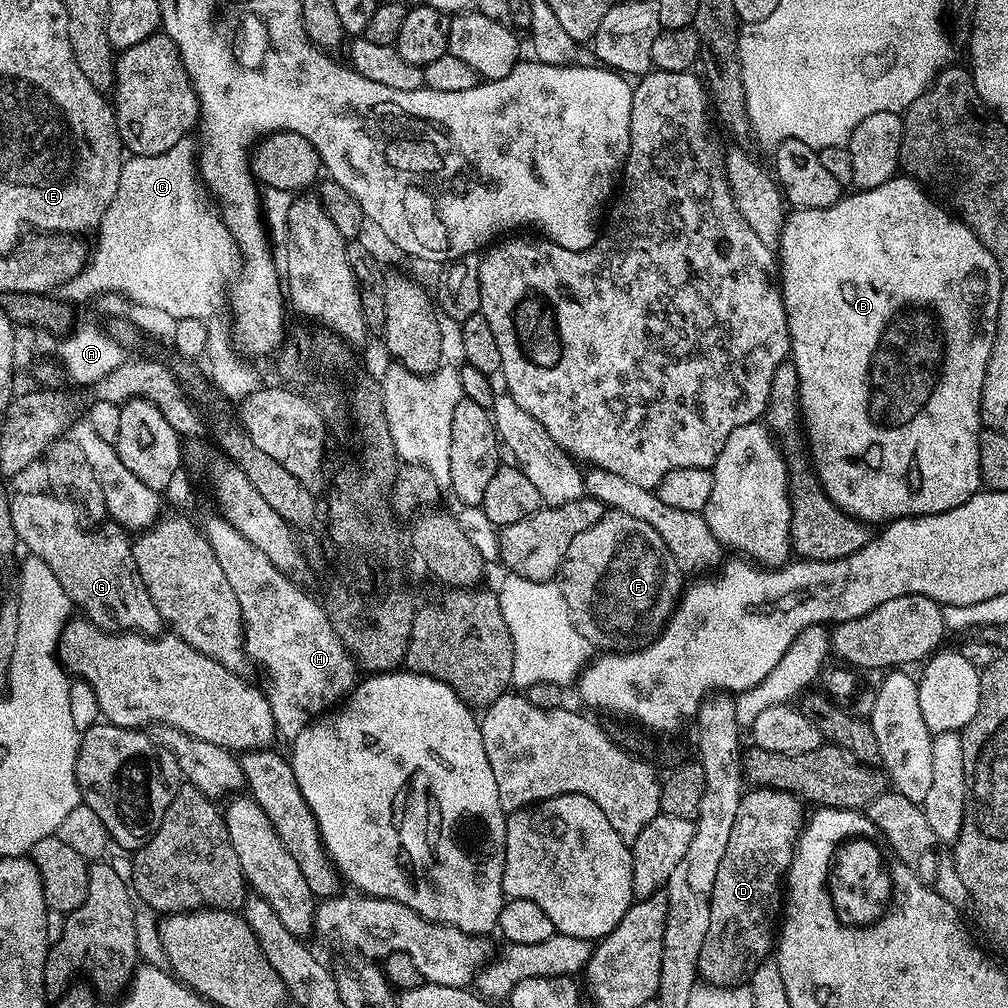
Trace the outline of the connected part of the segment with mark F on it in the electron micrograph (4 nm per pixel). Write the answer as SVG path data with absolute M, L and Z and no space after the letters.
M605 511L604 516L594 522L566 550L558 573L562 598L566 598L566 610L570 610L570 622L596 650L624 650L628 640L644 636L648 631L659 629L676 611L676 605L686 587L686 573L680 569L674 554L666 546L662 534L652 526L646 526L642 518L634 518L625 512Z

